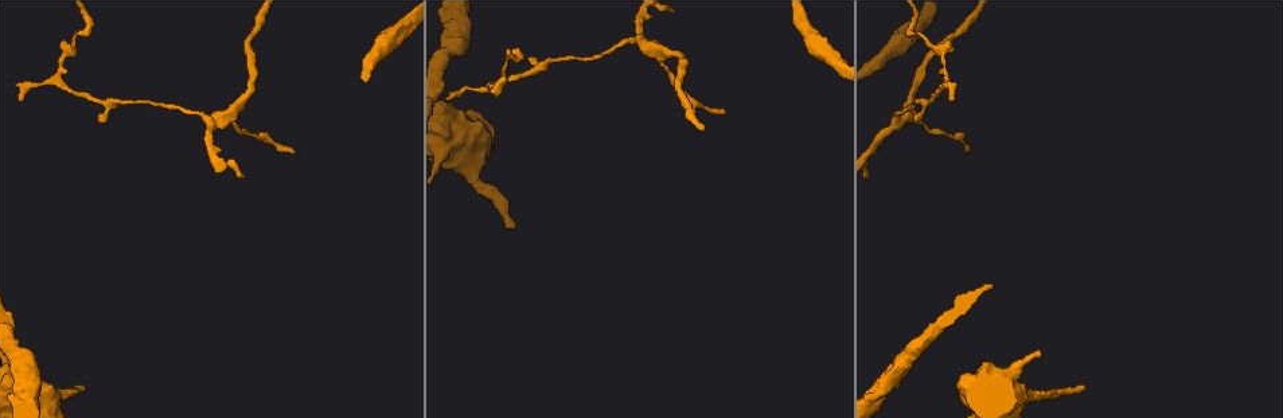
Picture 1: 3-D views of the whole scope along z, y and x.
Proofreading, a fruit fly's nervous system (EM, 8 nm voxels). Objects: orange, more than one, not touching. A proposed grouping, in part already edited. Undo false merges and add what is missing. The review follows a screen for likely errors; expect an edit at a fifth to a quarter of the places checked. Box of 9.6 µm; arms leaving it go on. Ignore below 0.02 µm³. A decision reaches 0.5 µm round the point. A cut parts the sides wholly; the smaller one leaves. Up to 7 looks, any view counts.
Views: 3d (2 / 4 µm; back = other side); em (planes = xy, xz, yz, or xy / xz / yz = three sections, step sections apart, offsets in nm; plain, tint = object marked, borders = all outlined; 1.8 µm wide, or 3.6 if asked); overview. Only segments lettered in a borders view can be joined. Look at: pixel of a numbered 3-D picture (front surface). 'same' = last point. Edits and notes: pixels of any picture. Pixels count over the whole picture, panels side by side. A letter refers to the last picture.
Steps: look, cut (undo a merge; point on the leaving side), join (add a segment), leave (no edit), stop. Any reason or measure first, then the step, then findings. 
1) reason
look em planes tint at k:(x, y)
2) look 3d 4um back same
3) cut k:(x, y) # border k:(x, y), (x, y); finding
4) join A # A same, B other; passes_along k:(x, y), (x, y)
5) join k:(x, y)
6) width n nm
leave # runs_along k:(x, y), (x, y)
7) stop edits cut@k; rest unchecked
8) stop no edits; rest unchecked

look 3d 4um back at 1:(907, 118)

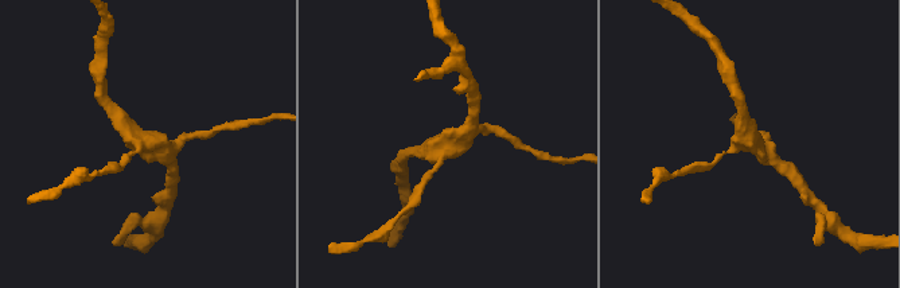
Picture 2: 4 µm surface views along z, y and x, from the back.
now the EM
look em xz step 4 plain at 2:(444, 141)

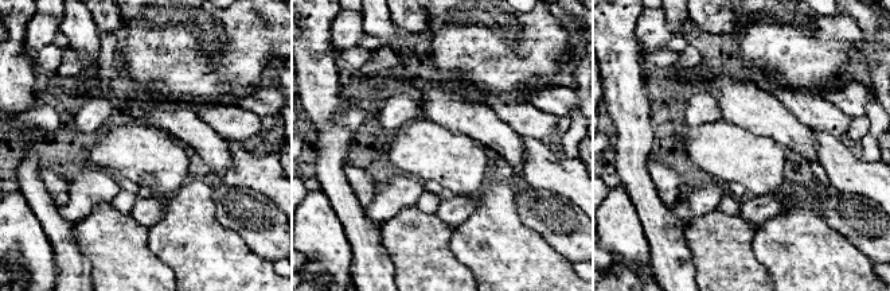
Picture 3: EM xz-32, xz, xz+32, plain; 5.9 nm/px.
look em xz step 4 borders same

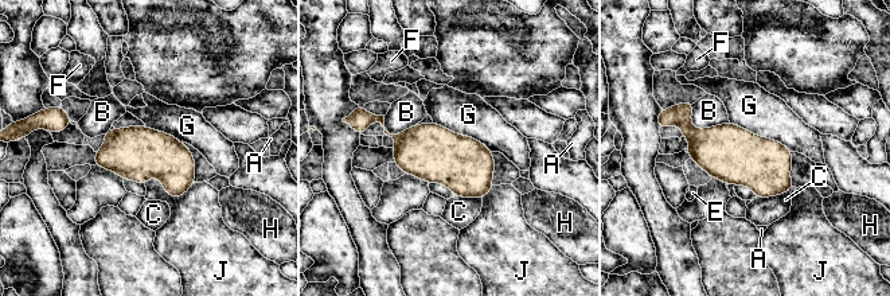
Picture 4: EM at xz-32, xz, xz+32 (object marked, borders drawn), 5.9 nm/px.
width 320 nm; longest_contact G 420 nm
leave # A other, B other, C other, E other, F other, G other, H other, J other; all the same neuron

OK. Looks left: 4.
thin neck
look 3d 4um back at 1:(58, 62)

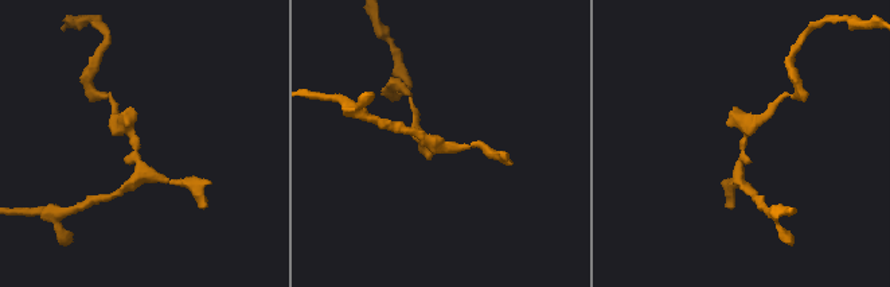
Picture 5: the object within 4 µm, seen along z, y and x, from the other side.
look em xy step 8 tint at 5:(139, 145)

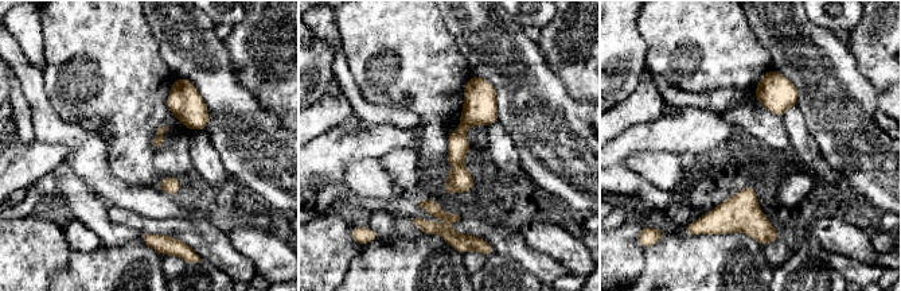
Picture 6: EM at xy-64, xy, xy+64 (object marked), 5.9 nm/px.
another direction
look em yz step 4 borders same

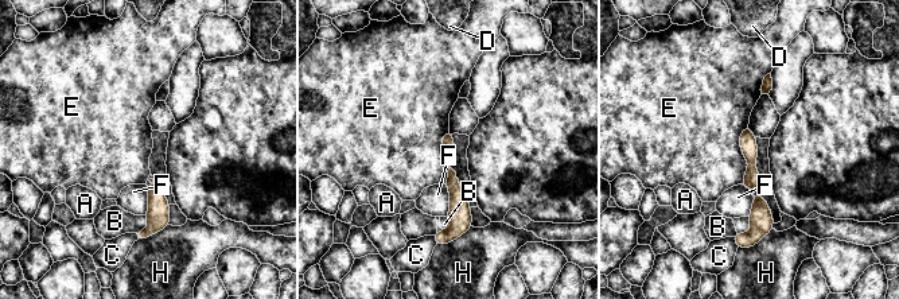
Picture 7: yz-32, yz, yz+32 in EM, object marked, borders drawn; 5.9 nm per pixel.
longest_contact E 360 nm
leave # A other, B other, C other, D other, E other, F other, H other; one neuron here

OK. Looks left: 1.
stop no edits; rest unchecked

